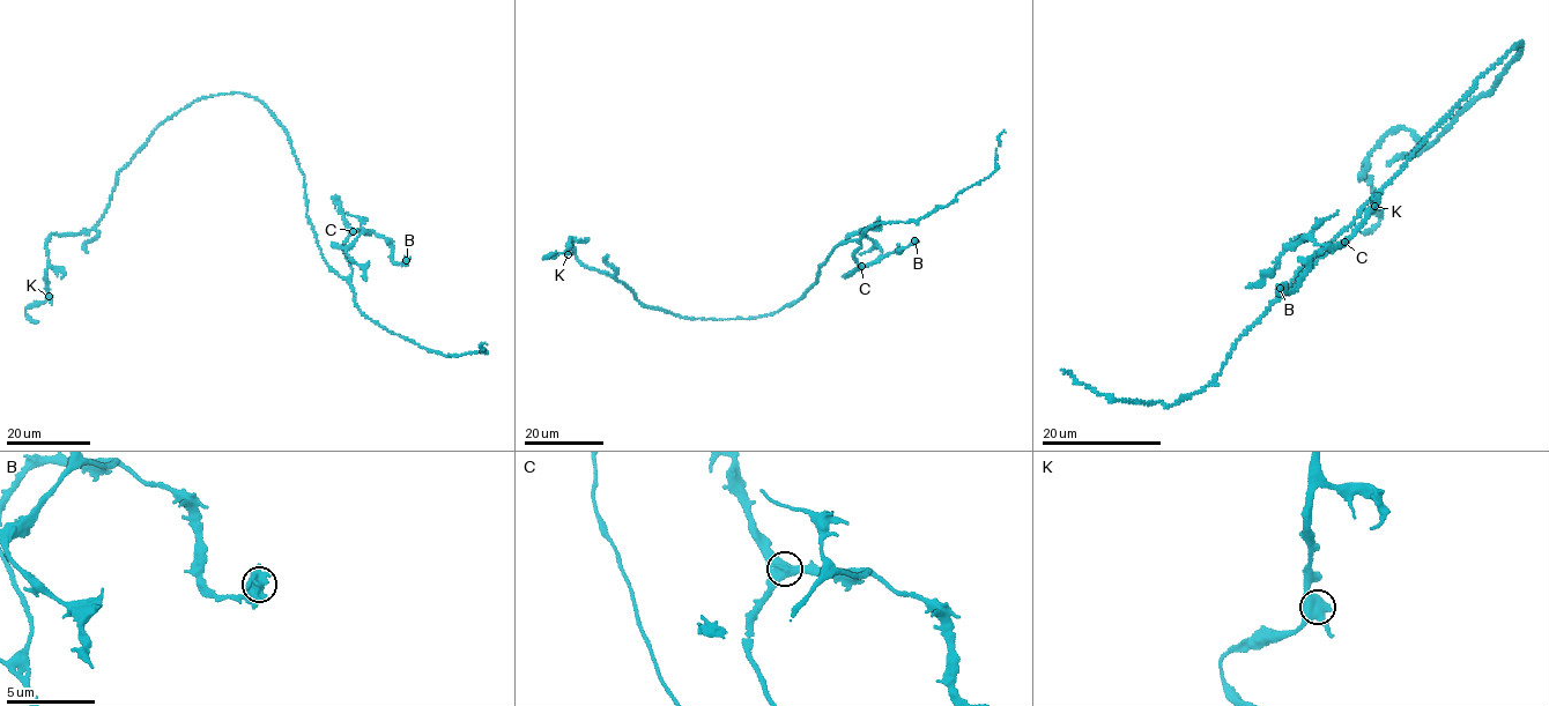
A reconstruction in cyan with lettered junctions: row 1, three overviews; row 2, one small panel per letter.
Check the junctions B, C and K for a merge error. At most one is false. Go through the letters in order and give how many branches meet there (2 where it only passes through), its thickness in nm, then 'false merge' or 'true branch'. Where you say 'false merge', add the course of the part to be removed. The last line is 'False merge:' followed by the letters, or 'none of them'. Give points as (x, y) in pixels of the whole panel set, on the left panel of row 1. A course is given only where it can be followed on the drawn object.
B: 3 | 480 nm | true branch
C: 3 | 460 nm | true branch
K: 3 | 460 nm | true branch
False merge: none of them

